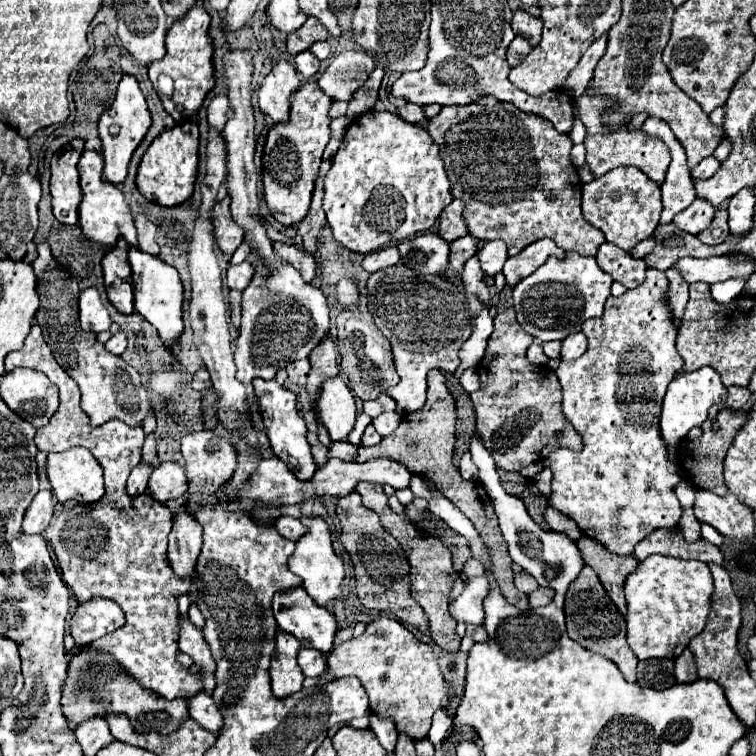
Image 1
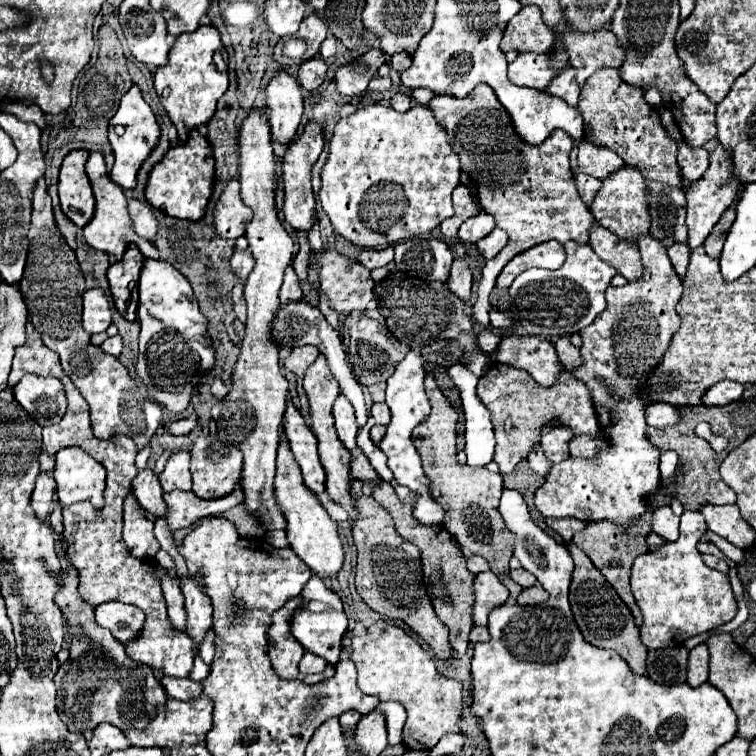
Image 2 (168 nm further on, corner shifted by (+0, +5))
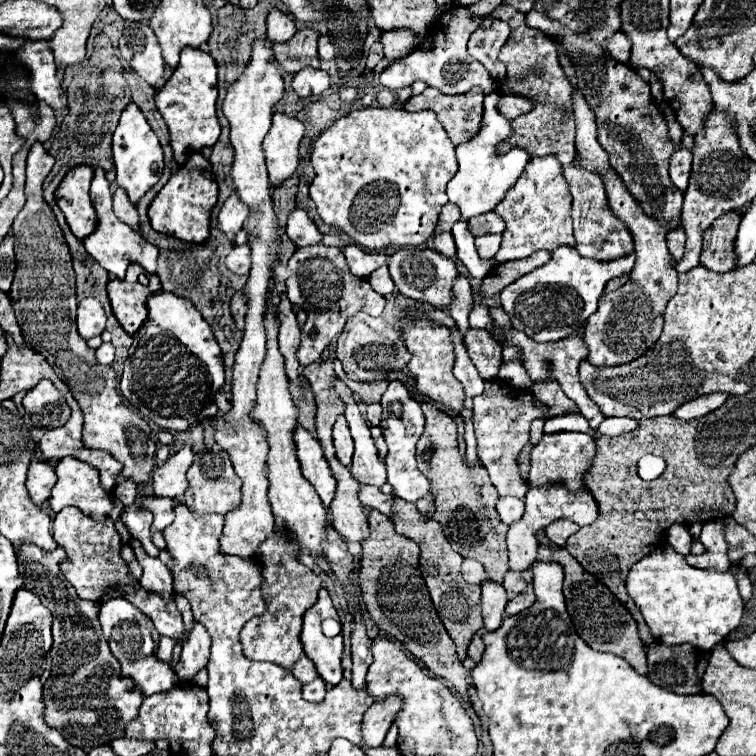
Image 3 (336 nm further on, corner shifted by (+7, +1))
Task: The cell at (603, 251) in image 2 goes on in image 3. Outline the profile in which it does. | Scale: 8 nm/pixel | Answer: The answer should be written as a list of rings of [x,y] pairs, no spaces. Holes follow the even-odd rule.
[[[564,166],[562,174],[570,186],[572,194],[572,220],[574,220],[574,238],[576,238],[576,250],[580,256],[594,258],[594,260],[616,260],[620,256],[626,256],[634,250],[634,240],[630,230],[624,226],[624,222],[614,216],[612,208],[608,206],[608,198],[604,192],[604,182],[594,172],[584,172],[584,168],[576,166]]]

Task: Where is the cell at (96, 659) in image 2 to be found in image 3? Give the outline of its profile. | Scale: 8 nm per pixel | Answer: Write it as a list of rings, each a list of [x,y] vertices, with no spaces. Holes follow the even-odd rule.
[[[22,544],[18,550],[18,566],[24,578],[24,588],[38,594],[42,604],[46,604],[54,616],[54,644],[50,650],[52,668],[42,696],[44,720],[50,728],[58,730],[68,744],[90,750],[94,746],[108,744],[114,738],[122,738],[128,722],[138,716],[144,696],[130,678],[120,674],[120,664],[112,656],[98,622],[100,604],[80,600],[72,584],[68,584],[60,572],[60,562],[64,558],[66,552],[62,548],[44,552],[34,544]]]

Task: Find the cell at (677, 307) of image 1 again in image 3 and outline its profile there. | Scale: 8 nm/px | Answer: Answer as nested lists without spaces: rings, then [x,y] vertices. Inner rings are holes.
[[[676,228],[676,230],[670,230],[668,236],[668,250],[672,254],[674,260],[680,260],[682,254],[684,254],[684,242],[686,242],[686,232],[682,228]]]

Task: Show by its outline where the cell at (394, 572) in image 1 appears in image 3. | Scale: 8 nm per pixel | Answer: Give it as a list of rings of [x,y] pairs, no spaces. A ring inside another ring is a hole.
[[[370,510],[368,524],[370,524],[370,536],[362,542],[364,556],[360,560],[358,574],[360,574],[362,598],[366,602],[370,618],[376,622],[380,630],[400,640],[420,662],[424,662],[424,666],[432,674],[452,682],[458,694],[462,698],[468,698],[472,678],[470,672],[466,672],[466,668],[458,660],[456,646],[434,610],[426,582],[418,568],[418,554],[420,554],[418,544],[402,534],[396,534],[392,520],[378,510]]]

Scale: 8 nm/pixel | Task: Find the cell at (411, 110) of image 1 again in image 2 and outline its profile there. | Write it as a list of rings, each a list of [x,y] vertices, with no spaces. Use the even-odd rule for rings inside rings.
[[[397,92],[393,98],[391,98],[391,106],[399,112],[407,112],[413,104],[411,104],[411,96],[405,94],[405,92]]]

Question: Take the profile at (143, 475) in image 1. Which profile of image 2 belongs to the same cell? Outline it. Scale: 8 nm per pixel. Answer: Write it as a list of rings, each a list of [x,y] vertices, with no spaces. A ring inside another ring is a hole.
[[[129,492],[123,506],[123,540],[133,556],[153,558],[161,546],[153,536],[153,522],[145,514],[145,508],[137,502],[133,492]]]

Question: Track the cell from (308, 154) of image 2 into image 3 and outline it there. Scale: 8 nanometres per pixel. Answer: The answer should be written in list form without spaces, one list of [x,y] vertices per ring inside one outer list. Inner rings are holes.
[[[296,206],[290,212],[288,218],[288,226],[286,226],[286,234],[288,238],[298,246],[312,246],[312,244],[320,244],[322,242],[322,232],[316,228],[316,224],[308,218],[306,210]]]

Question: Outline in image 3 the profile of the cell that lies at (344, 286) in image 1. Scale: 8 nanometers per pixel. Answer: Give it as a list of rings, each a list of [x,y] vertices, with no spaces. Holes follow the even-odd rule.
[[[324,244],[298,248],[290,258],[288,268],[292,270],[292,276],[286,280],[286,296],[294,306],[302,306],[302,310],[308,314],[302,328],[302,344],[298,348],[298,362],[302,366],[308,366],[320,358],[332,338],[344,330],[346,318],[360,310],[368,312],[370,316],[380,316],[386,306],[386,298],[374,292],[366,278],[352,276],[340,248]]]

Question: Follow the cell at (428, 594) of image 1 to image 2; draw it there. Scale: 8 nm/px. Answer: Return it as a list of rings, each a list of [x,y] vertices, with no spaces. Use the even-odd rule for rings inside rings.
[[[379,482],[375,488],[373,488],[373,494],[371,494],[389,514],[391,518],[395,520],[395,528],[397,532],[411,544],[415,544],[419,550],[421,550],[421,562],[423,562],[423,582],[425,582],[425,588],[427,588],[427,594],[431,596],[431,604],[439,616],[439,620],[449,628],[449,642],[451,642],[451,648],[463,656],[465,650],[467,650],[467,644],[469,644],[469,630],[473,626],[473,620],[471,620],[471,602],[473,602],[473,590],[471,590],[471,584],[473,584],[473,574],[465,568],[465,556],[463,552],[453,544],[451,540],[451,534],[443,528],[443,526],[423,526],[419,524],[413,514],[411,514],[411,508],[405,506],[393,486],[389,482]]]

